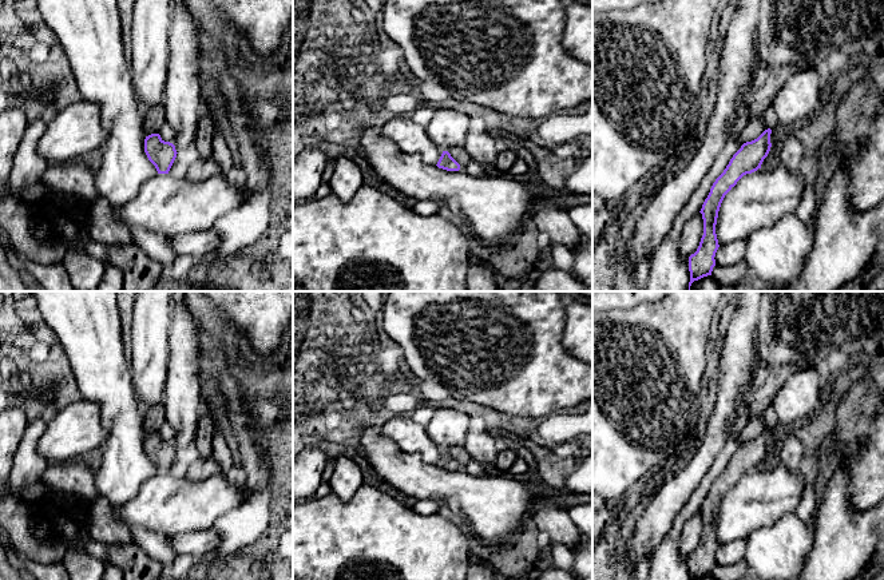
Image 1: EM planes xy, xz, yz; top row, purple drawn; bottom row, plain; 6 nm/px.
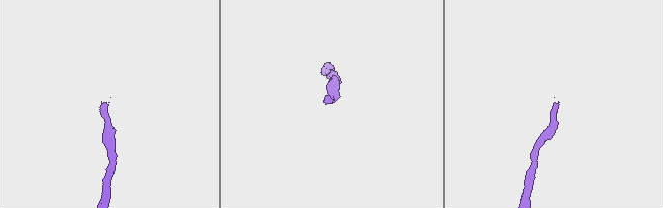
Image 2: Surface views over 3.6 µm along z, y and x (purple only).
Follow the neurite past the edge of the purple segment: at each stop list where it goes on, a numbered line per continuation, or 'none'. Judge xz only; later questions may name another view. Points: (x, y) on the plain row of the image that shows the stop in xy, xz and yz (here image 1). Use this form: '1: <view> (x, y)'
none

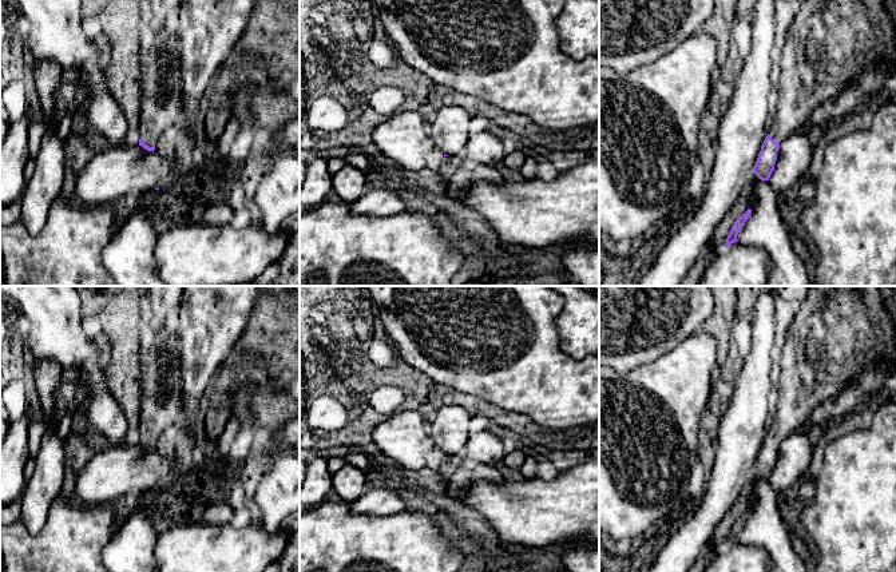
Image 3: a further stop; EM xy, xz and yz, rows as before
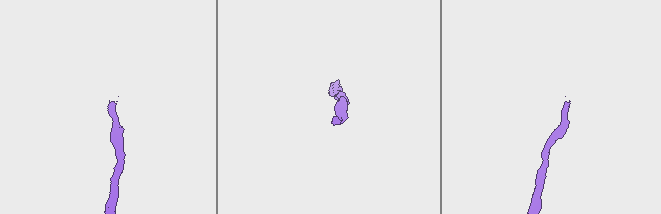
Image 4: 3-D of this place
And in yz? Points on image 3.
1: yz (836, 330)

